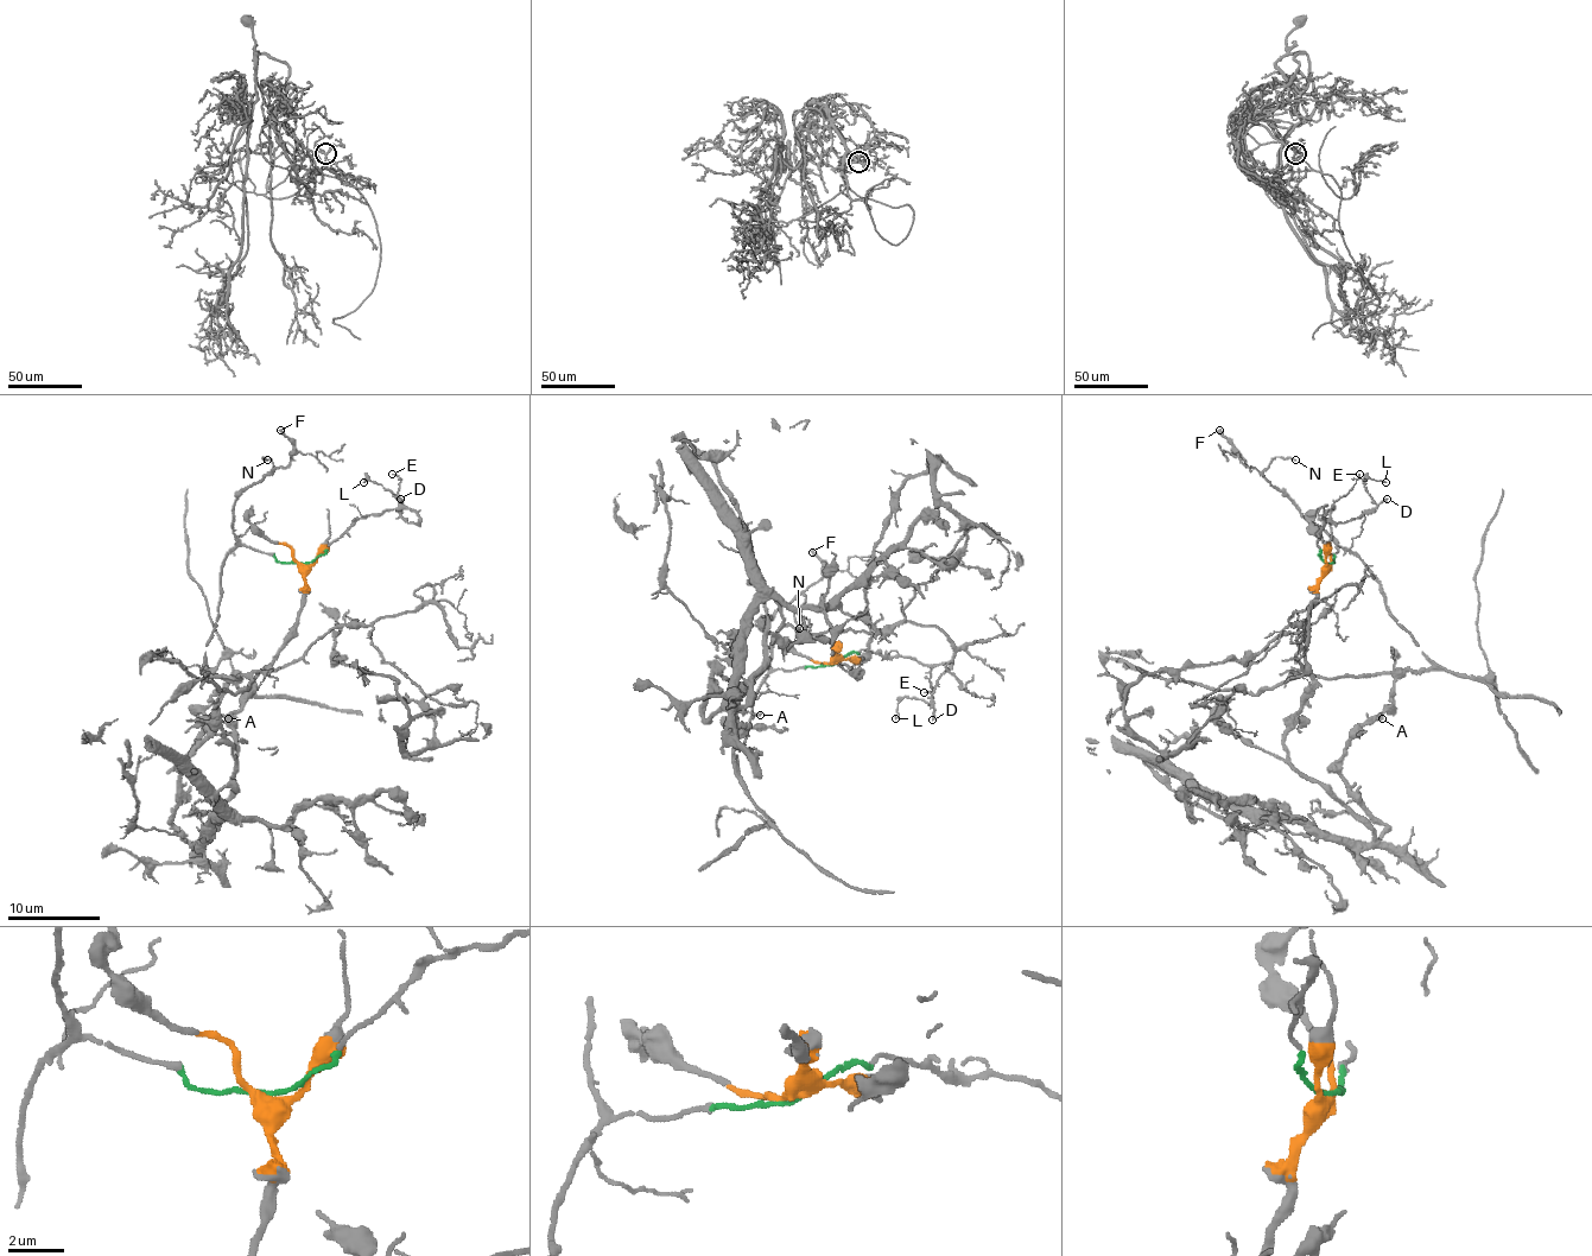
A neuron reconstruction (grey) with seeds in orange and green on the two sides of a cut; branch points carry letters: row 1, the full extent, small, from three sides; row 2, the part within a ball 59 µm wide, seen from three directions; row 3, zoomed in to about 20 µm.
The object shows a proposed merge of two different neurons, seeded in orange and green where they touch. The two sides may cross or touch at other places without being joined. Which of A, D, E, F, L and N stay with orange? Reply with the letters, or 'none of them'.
A

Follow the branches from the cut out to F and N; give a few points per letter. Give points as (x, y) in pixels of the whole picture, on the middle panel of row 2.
F: (835, 663), (774, 670), (765, 658), (767, 621), (823, 577), (825, 565), (811, 551)
N: (835, 663), (774, 670), (765, 658), (767, 621), (804, 595), (794, 611), (794, 623), (799, 628)

